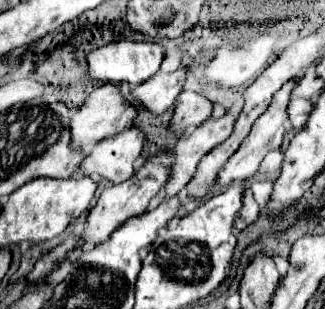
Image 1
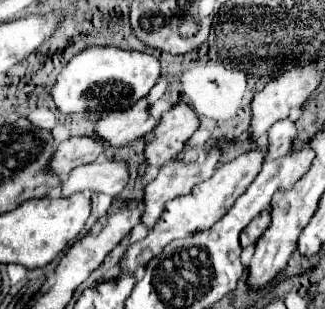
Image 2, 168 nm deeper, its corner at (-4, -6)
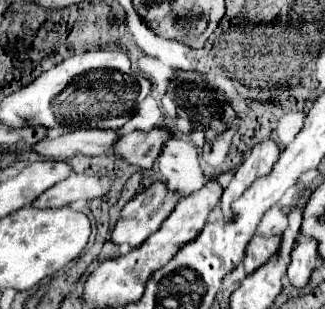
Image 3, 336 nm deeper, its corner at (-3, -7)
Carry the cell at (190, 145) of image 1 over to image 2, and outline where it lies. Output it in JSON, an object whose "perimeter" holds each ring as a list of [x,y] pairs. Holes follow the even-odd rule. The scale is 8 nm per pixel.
{"perimeter":[[[211,150],[205,158],[203,164],[185,164],[185,162],[169,162],[165,166],[161,166],[159,176],[145,186],[145,194],[143,194],[143,204],[145,204],[145,214],[141,216],[141,222],[147,228],[153,228],[157,224],[157,220],[161,218],[165,204],[169,200],[173,200],[175,196],[181,194],[189,194],[193,190],[195,184],[207,180],[213,170],[215,164],[219,162],[221,152],[219,150]]]}

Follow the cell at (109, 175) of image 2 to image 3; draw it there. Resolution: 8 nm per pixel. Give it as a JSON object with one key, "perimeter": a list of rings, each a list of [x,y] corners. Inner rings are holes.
{"perimeter":[[[72,173],[64,181],[56,183],[48,191],[44,191],[32,205],[40,209],[56,209],[70,205],[78,199],[94,199],[104,197],[110,191],[110,187],[102,185],[102,179],[96,175],[84,175],[84,173]]]}

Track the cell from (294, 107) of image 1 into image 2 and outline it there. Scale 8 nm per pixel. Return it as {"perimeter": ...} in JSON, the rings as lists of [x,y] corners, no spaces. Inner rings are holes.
{"perimeter":[[[281,120],[273,128],[267,130],[267,156],[269,158],[279,158],[281,154],[287,154],[293,146],[293,140],[297,136],[295,122],[291,120]]]}

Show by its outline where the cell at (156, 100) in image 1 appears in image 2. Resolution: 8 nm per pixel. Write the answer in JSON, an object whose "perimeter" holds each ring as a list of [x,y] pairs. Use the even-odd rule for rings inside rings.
{"perimeter":[[[143,98],[121,114],[105,114],[95,124],[95,138],[119,148],[147,136],[153,126],[157,126],[157,120],[149,114],[147,102]]]}

